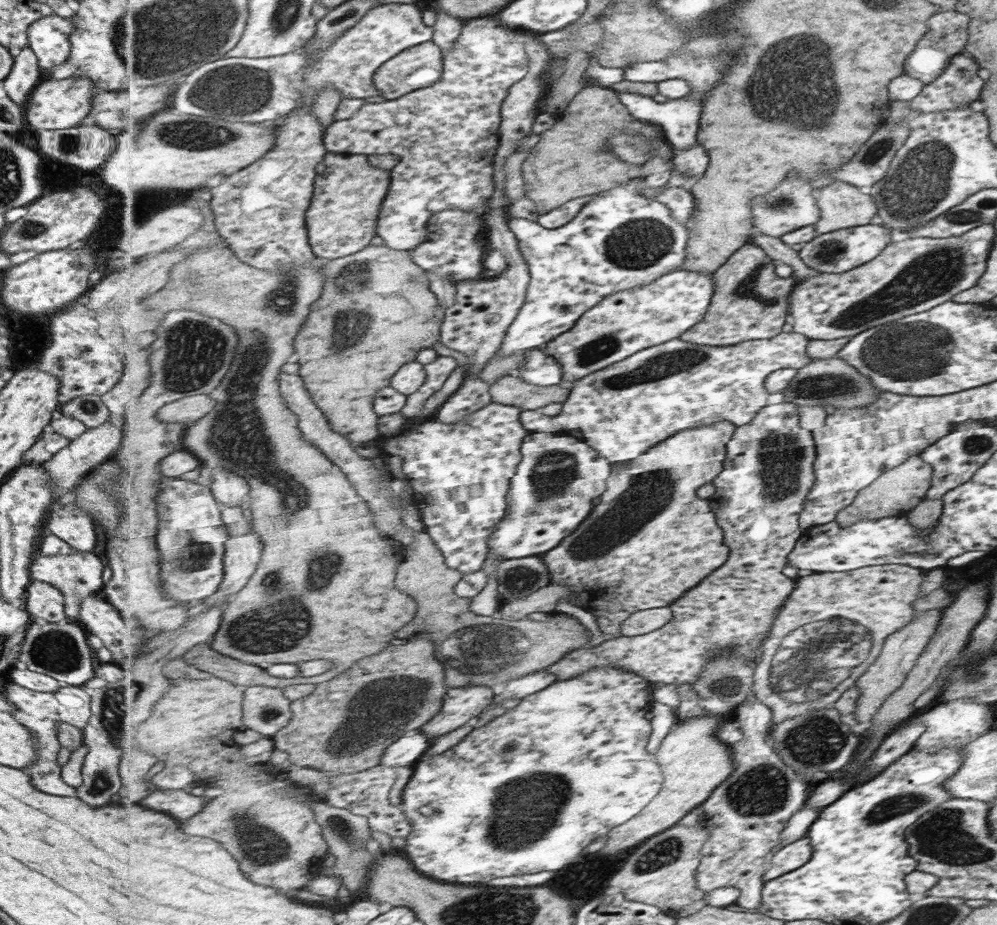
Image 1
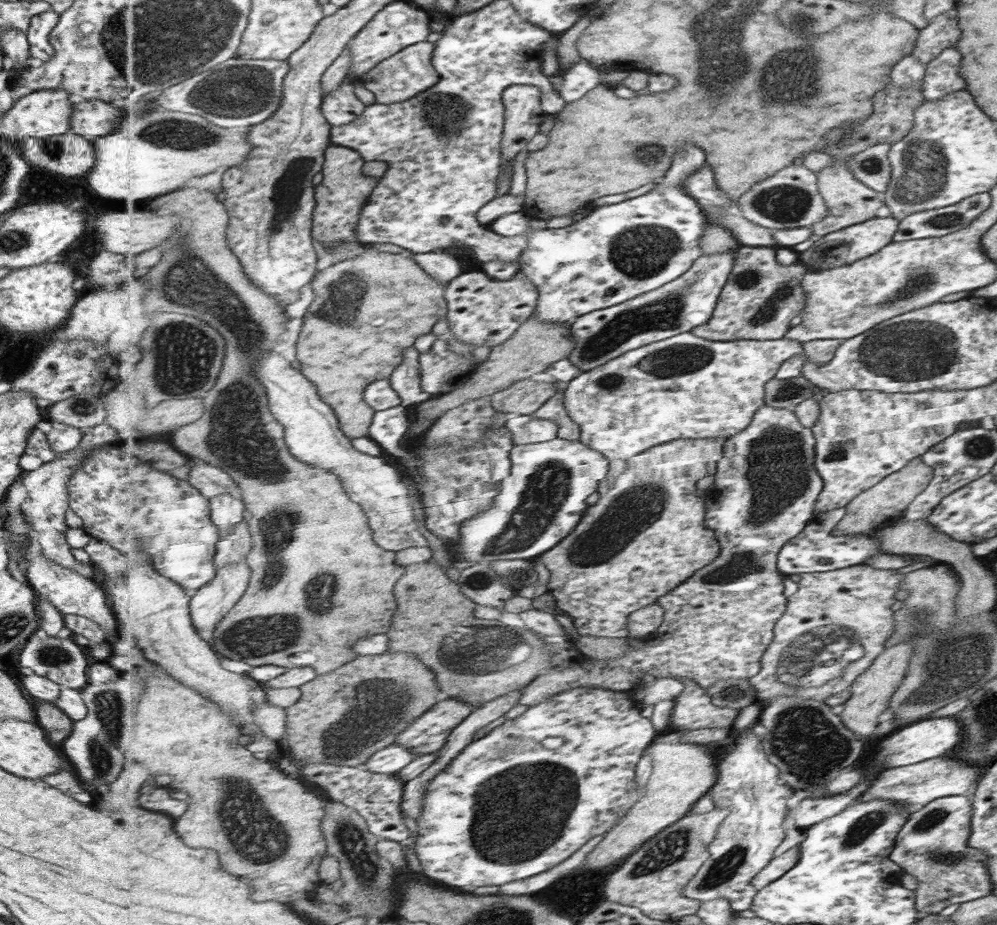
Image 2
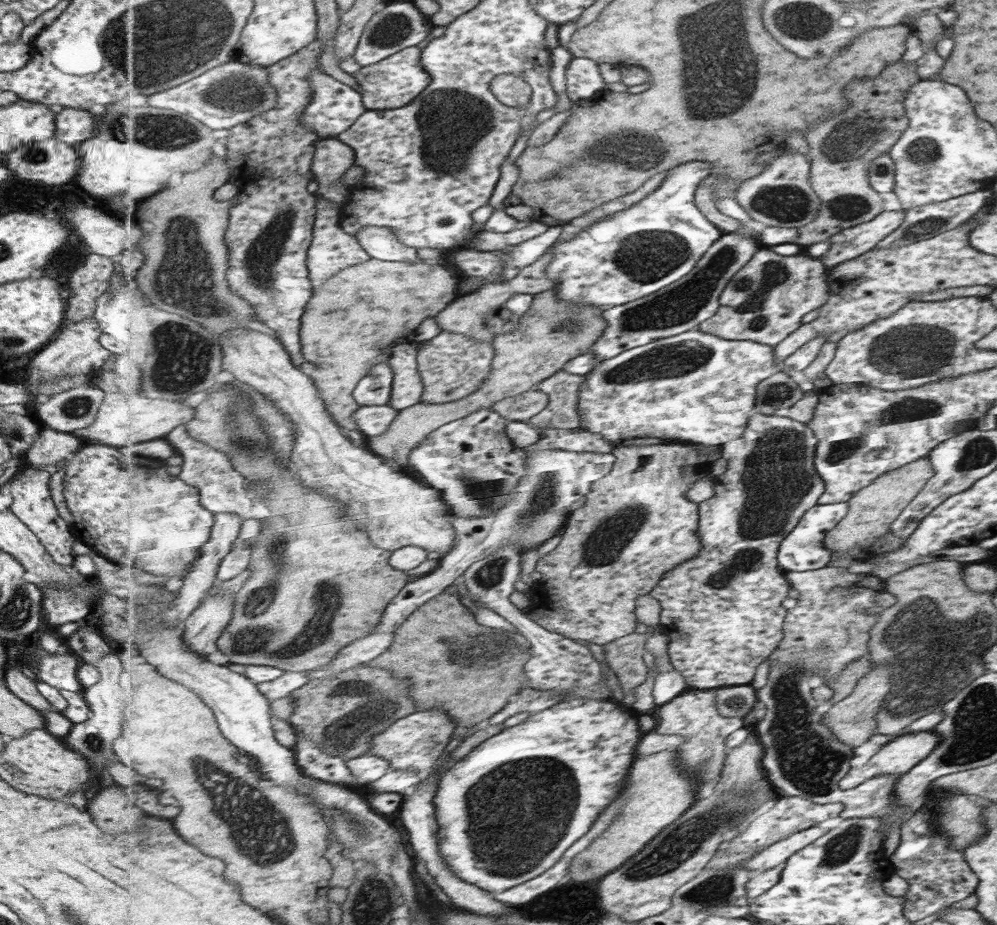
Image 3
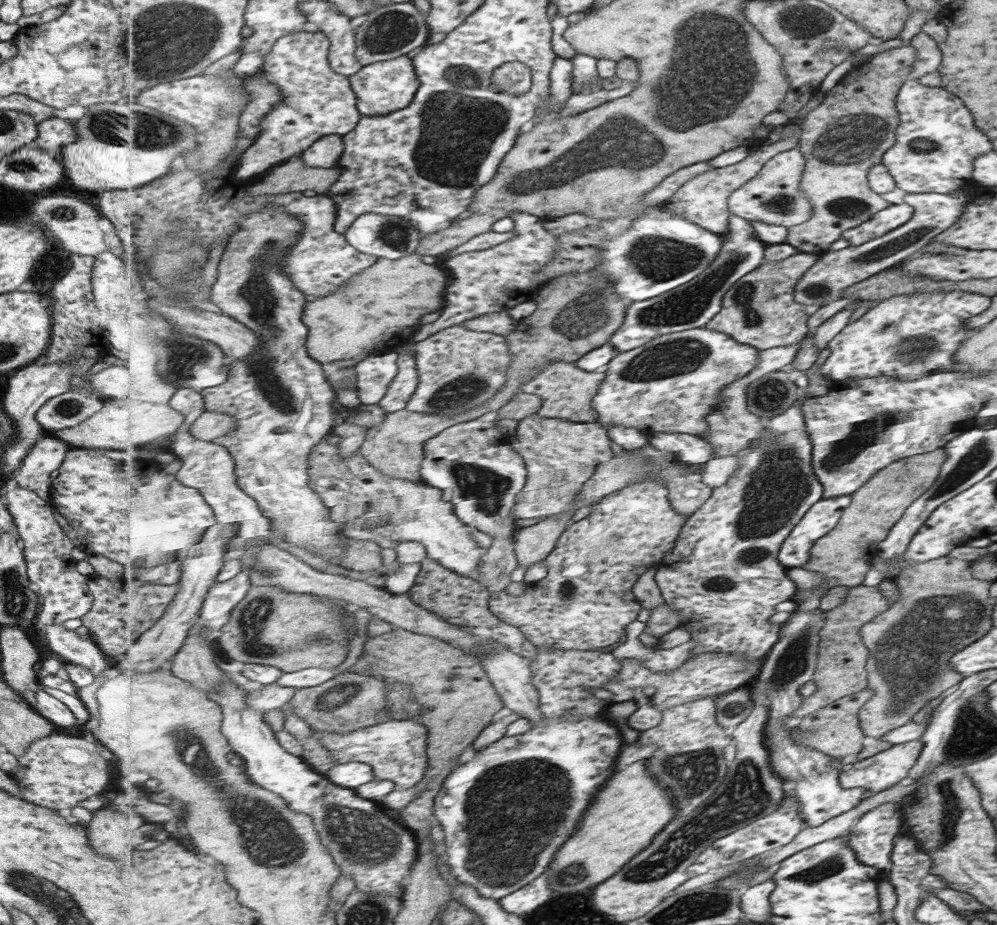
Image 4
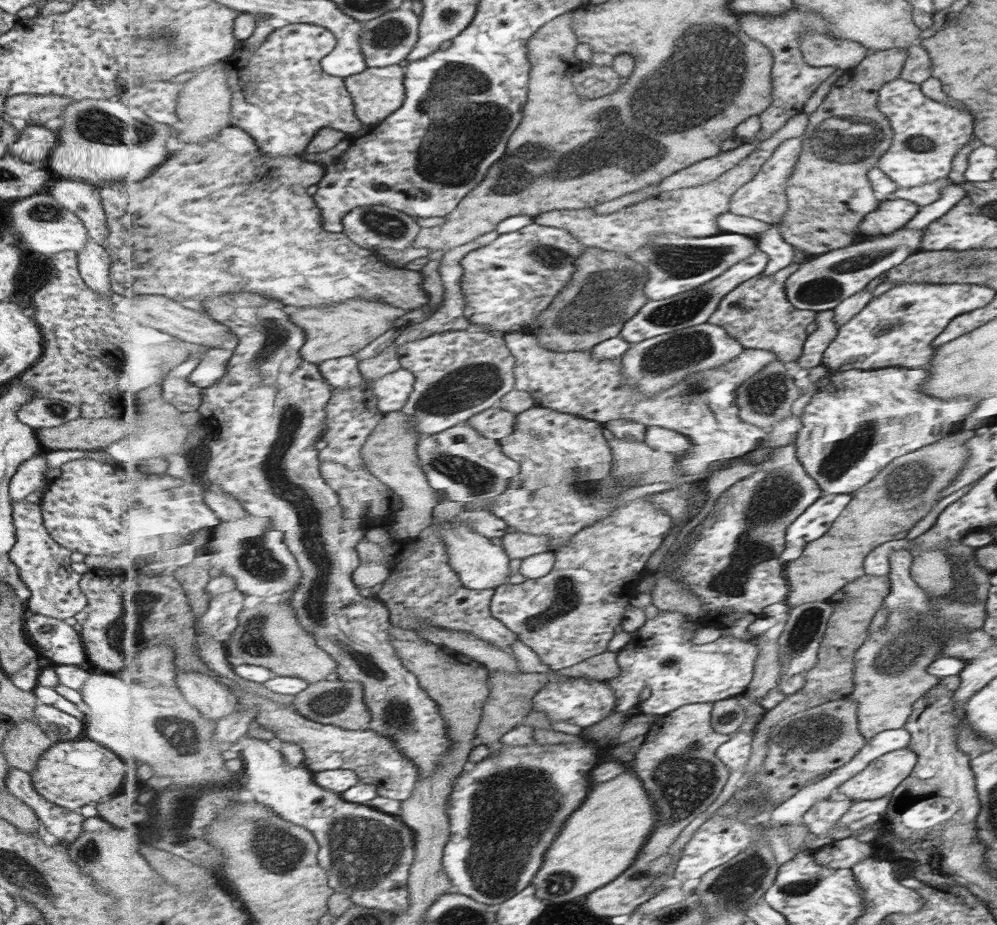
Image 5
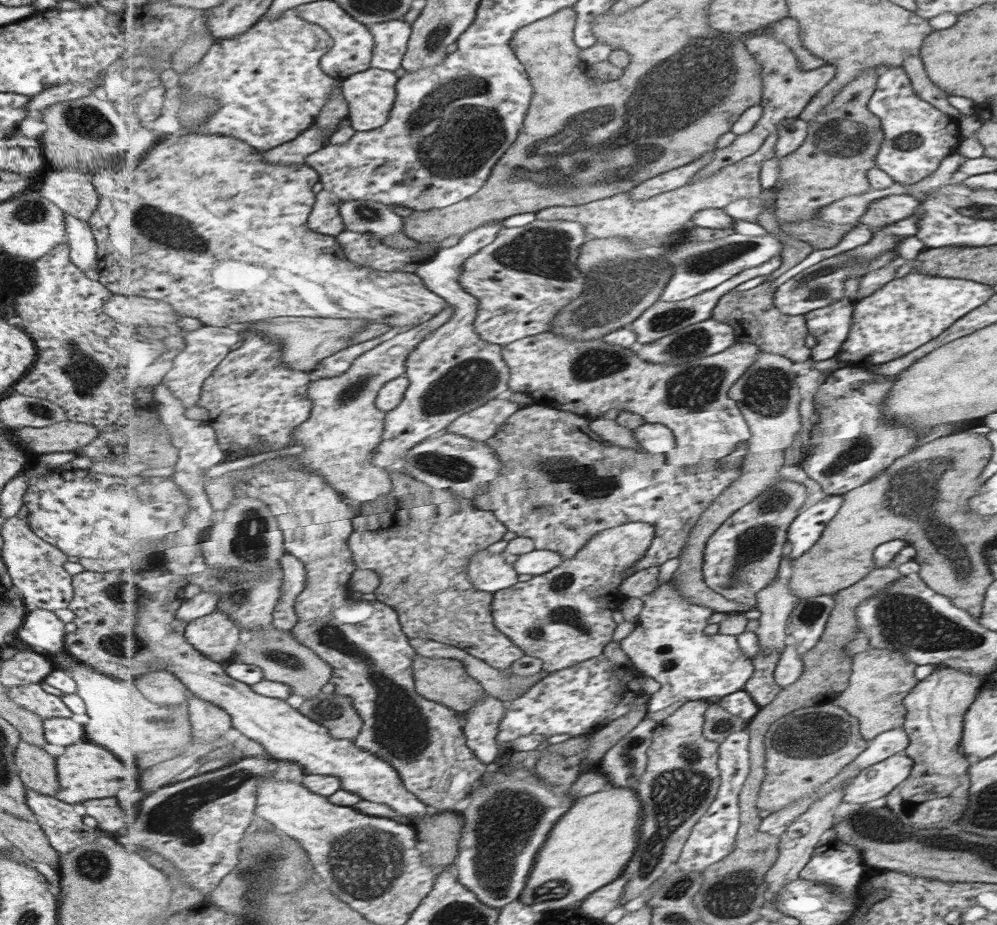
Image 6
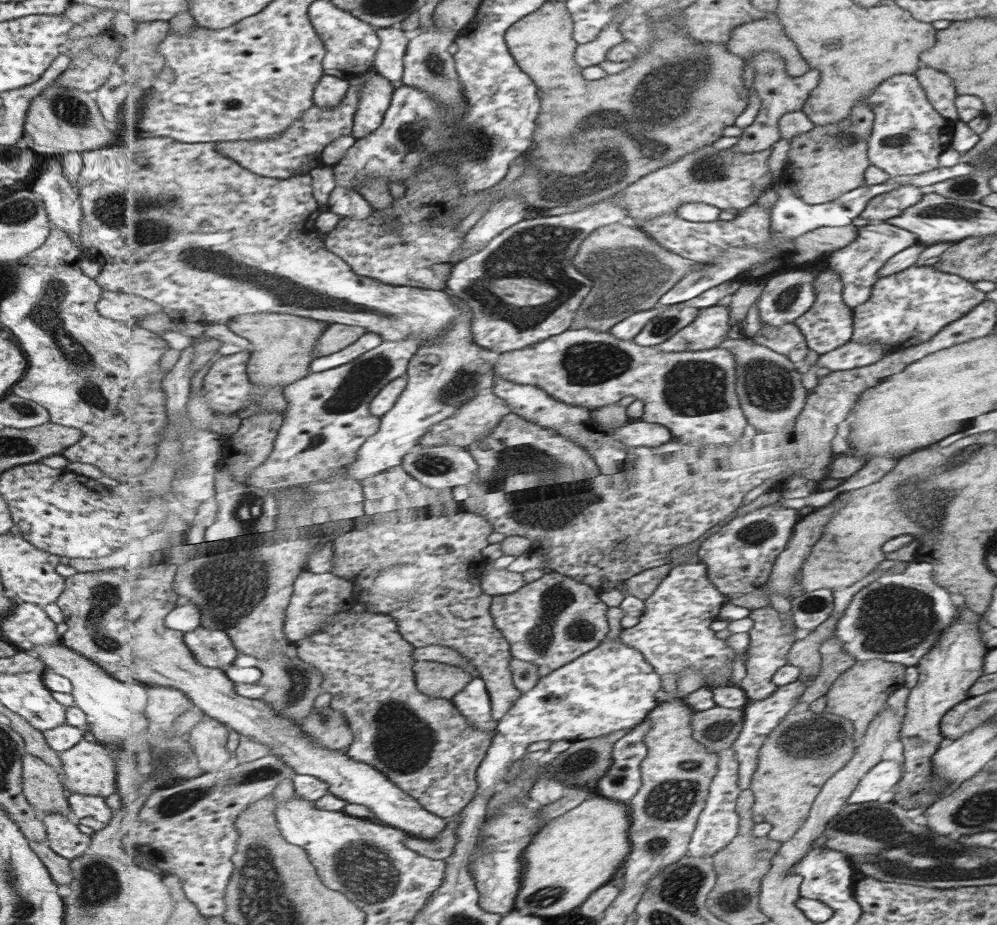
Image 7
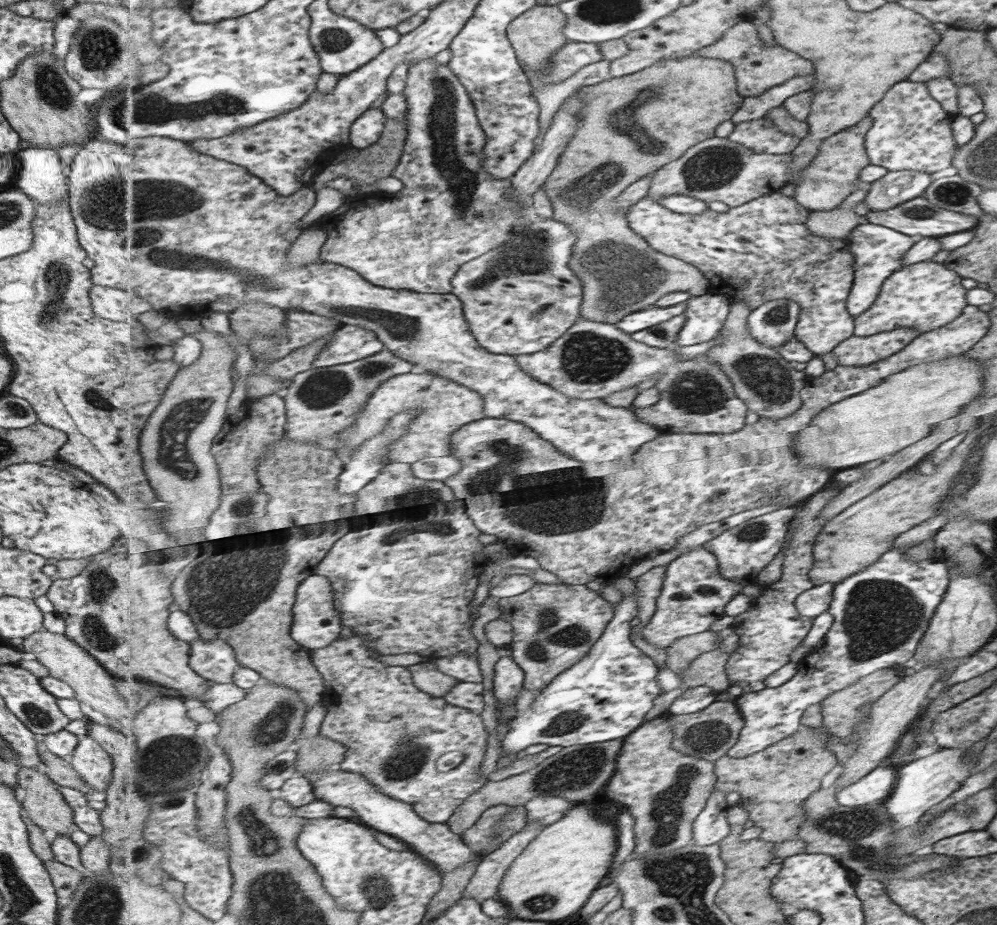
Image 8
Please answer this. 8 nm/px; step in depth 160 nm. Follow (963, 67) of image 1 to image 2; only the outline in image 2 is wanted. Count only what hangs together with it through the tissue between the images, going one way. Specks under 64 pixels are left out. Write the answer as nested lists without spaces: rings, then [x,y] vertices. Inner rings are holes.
[[[949,47],[926,65],[926,73],[920,83],[924,101],[939,100],[945,95],[965,88],[965,82],[957,75],[961,56],[957,49]]]

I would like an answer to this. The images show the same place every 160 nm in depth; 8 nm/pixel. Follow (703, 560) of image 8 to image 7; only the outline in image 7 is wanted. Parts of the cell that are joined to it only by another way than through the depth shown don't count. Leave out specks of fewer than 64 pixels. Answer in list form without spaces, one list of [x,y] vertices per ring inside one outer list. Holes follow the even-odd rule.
[[[697,556],[674,566],[669,577],[646,600],[646,611],[640,615],[640,621],[620,633],[623,642],[639,650],[661,676],[674,674],[678,680],[680,674],[694,669],[702,672],[705,681],[711,680],[727,666],[728,660],[735,659],[735,650],[711,630],[728,598],[713,585],[708,574],[709,566]]]

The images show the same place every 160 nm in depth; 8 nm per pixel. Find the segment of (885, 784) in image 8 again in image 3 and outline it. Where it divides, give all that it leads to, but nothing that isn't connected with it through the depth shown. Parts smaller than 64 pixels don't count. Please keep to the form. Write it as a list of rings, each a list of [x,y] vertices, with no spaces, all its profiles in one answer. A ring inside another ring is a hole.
[[[921,731],[912,733],[903,733],[892,736],[892,739],[881,746],[874,756],[861,767],[851,767],[839,780],[839,790],[849,790],[856,787],[868,778],[879,776],[879,774],[895,775],[896,778],[908,772],[909,769],[915,768],[920,761],[923,761],[929,753],[936,748],[940,738],[935,731]]]

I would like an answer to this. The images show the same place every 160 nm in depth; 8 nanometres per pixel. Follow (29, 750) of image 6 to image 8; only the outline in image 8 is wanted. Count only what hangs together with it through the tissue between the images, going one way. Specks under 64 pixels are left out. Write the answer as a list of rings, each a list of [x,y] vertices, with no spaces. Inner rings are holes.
[[[35,767],[19,768],[16,786],[21,810],[34,825],[40,826],[48,836],[68,836],[72,808],[63,801],[58,787],[47,778],[45,771]]]

